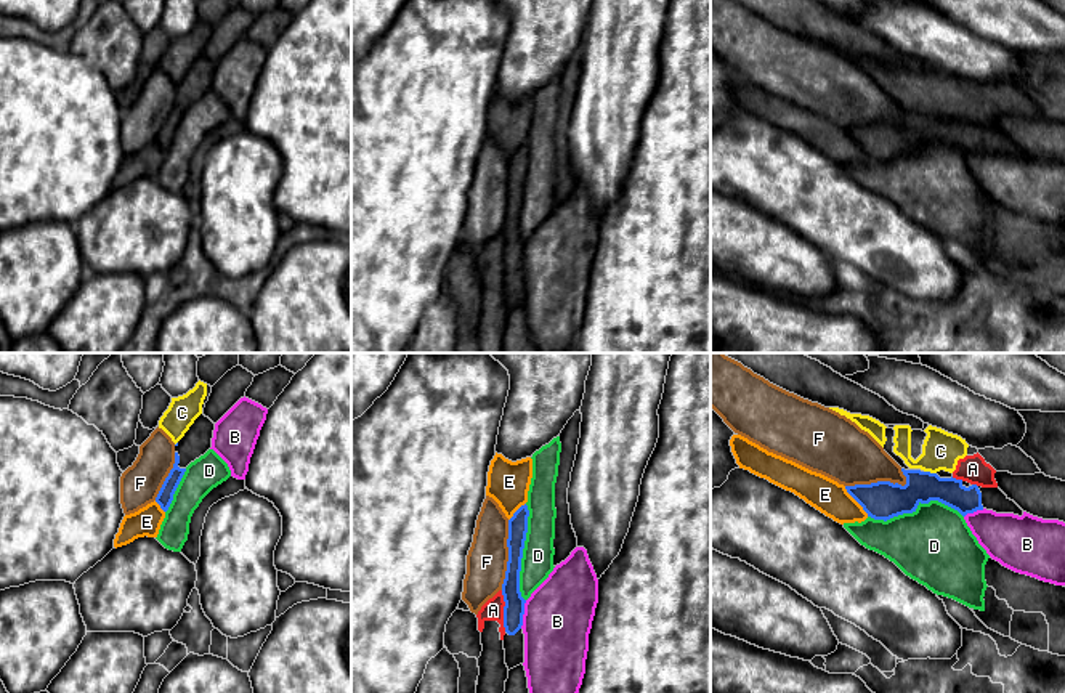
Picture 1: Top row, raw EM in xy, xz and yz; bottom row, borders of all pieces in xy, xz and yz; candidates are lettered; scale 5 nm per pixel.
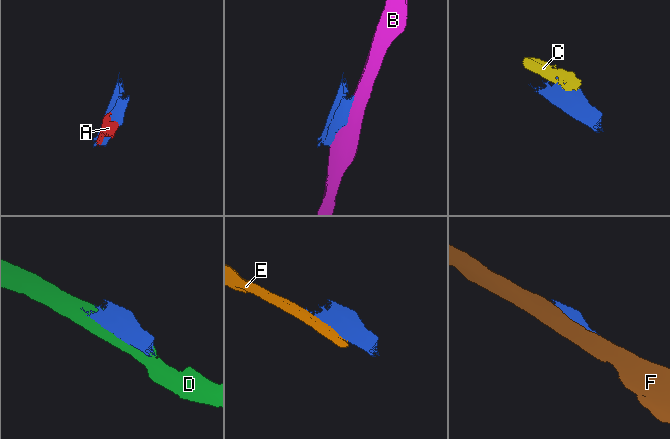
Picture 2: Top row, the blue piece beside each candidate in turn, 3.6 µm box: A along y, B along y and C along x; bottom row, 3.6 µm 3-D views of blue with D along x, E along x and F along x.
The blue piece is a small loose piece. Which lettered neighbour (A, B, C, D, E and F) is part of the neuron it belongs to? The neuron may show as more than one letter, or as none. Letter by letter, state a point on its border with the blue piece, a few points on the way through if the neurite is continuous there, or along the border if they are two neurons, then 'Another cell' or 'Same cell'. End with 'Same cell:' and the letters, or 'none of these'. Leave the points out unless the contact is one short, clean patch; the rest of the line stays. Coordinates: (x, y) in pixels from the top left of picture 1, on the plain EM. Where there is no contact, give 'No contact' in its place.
A: Touches blue at xz (504, 252). Another cell
B: Touches blue at xz (523, 254). Another cell
C: Touches blue at yz (929, 113). Another cell
D: Touches blue at yz (915, 149). Another cell
E: Touches blue at yz (855, 140). Another cell
F: Touches blue at yz (878, 122). Another cell
Same cell: none of these

